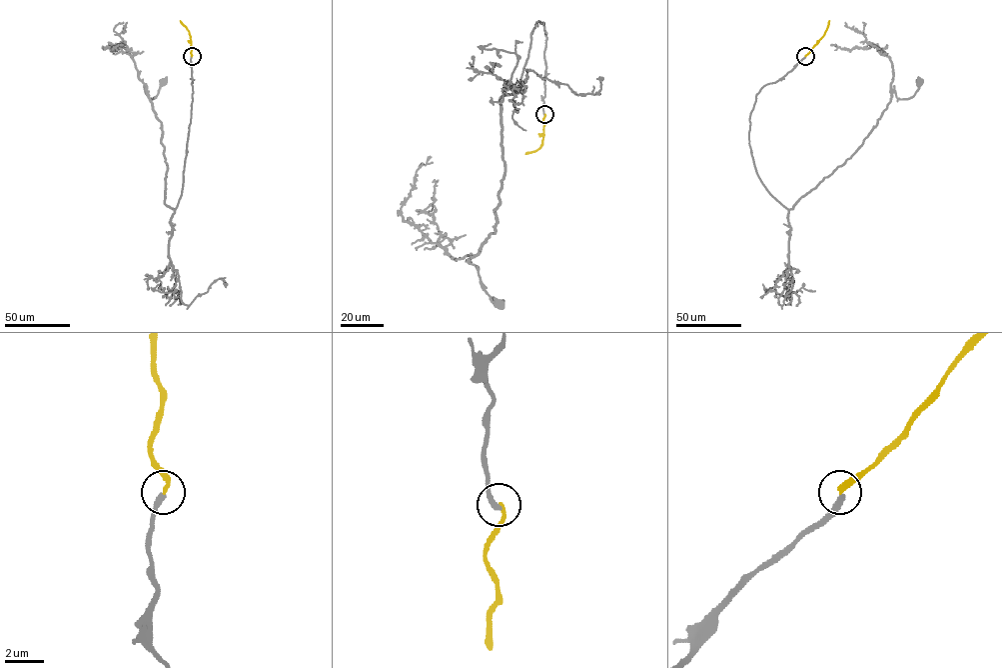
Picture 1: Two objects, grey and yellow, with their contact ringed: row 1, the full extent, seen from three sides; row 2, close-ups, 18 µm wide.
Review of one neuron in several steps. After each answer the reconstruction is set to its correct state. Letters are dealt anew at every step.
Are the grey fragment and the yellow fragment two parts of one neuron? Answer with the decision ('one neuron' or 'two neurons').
two neurons

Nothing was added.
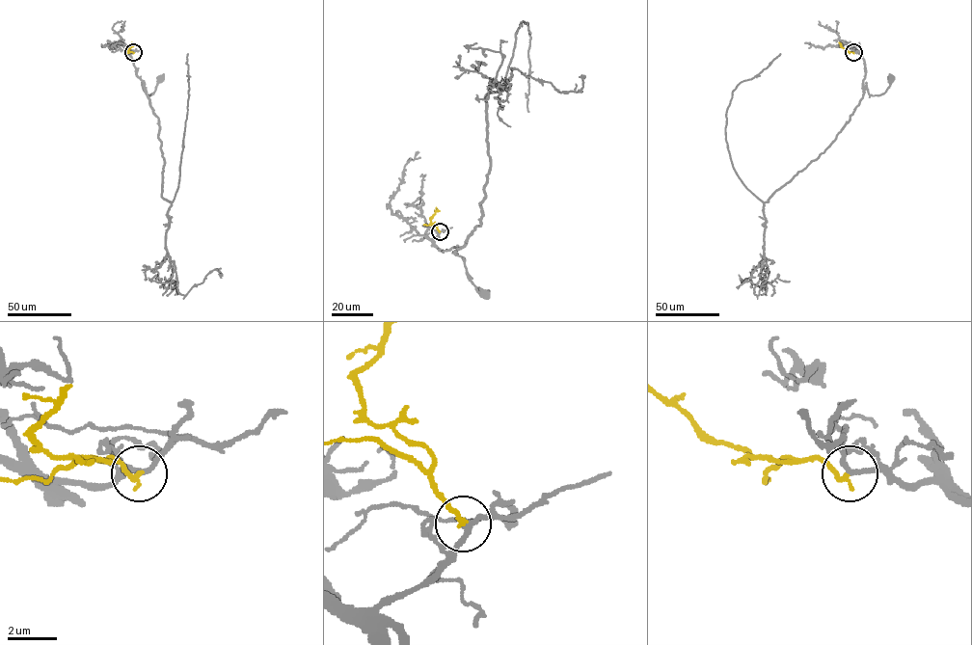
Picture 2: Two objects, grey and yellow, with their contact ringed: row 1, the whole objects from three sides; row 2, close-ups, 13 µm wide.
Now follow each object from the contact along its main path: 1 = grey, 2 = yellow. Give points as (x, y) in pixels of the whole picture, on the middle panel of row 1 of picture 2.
1: (440, 231), (433, 242), (443, 251), (456, 247), (455, 254), (463, 258), (470, 280), (477, 291), (484, 292)
2: (440, 231), (430, 219), (438, 210), (436, 207)

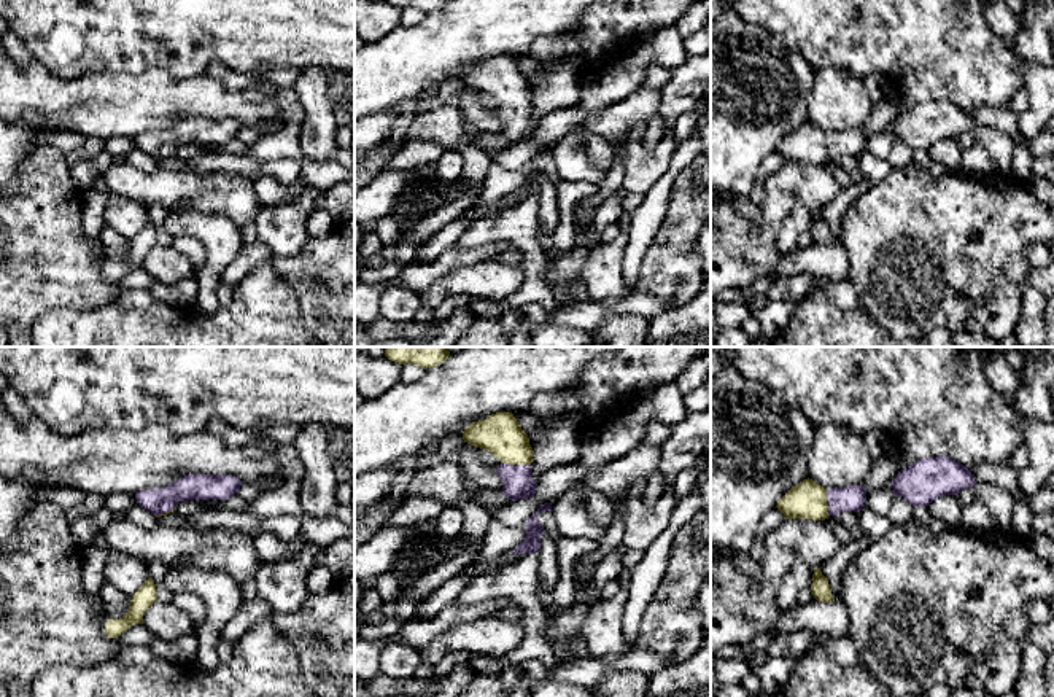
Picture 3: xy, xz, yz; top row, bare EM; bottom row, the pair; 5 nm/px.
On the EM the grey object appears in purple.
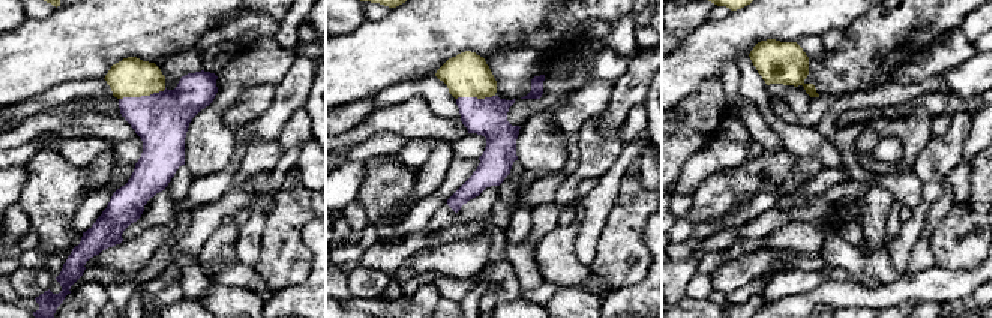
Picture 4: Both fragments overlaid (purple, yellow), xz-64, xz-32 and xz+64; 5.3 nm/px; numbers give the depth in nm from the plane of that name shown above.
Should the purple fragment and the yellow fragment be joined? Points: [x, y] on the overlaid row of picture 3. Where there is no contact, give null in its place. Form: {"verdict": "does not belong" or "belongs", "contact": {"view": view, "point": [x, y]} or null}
{"verdict": "belongs", "contact": {"view": "xz", "point": [515, 465]}}

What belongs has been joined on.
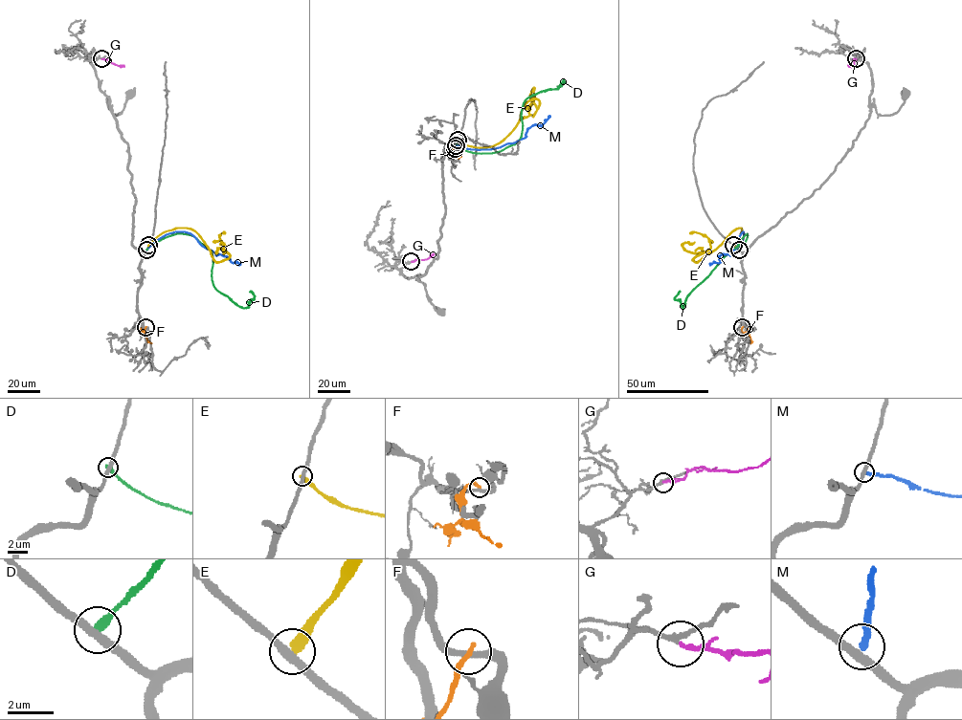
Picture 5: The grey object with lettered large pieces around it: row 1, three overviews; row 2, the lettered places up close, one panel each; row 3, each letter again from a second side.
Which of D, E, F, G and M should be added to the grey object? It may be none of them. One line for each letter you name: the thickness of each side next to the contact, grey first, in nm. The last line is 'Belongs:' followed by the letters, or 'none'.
G: calibres 170 and 180 nm
Belongs: G

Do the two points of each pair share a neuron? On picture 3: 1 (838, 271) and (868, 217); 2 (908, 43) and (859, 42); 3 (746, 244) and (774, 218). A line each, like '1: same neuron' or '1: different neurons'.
1: different neurons
2: same neuron
3: same neuron

